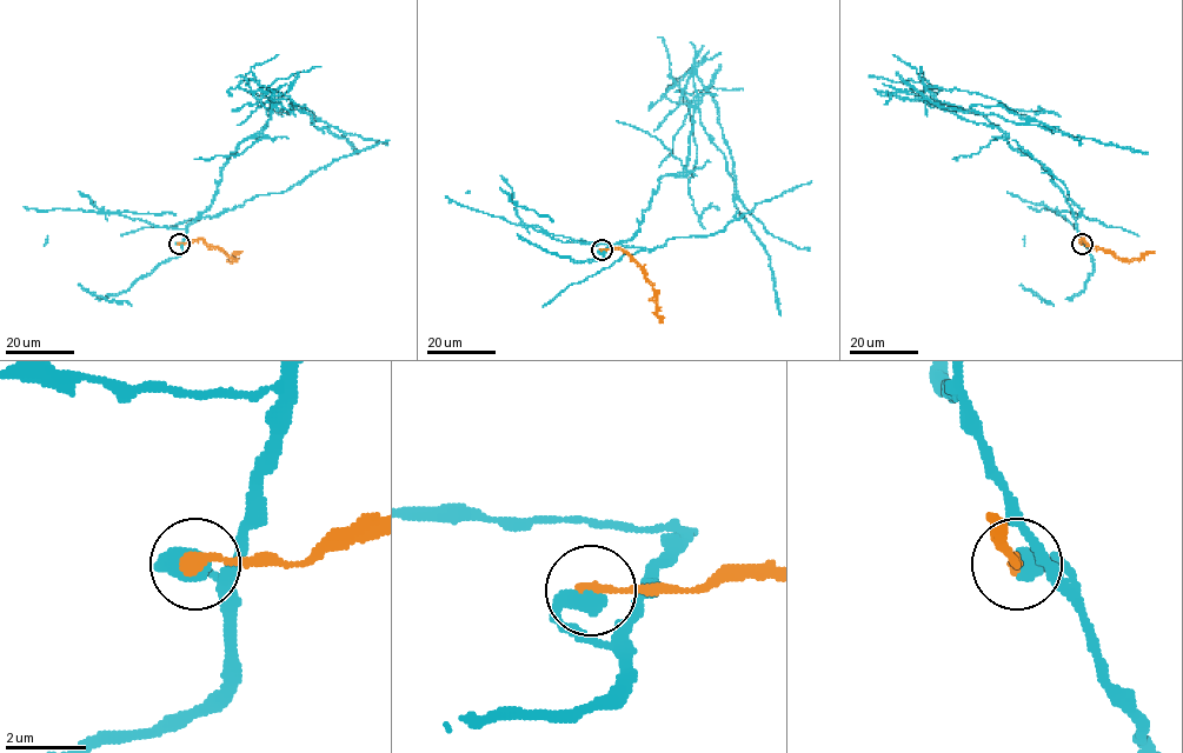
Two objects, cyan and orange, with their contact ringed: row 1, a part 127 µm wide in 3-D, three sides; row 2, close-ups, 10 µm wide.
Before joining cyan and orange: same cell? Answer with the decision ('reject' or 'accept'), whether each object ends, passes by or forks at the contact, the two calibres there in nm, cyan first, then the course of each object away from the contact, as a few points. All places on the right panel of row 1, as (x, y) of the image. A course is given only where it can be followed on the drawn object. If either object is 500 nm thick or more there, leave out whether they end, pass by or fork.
reject; 600 nm thick on the cyan side, 320 nm on the other; cyan runs (1081, 242), (1071, 206), (1052, 178), (1012, 150), (1001, 131), (904, 99), (1056, 127), (1148, 153); orange runs (1081, 242), (1081, 240), (1109, 251), (1118, 258), (1138, 259), (1155, 253)

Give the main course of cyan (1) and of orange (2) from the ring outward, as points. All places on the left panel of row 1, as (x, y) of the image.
1: (179, 242), (208, 206), (227, 159), (266, 127), (271, 99), (290, 99), (359, 153)
2: (179, 242), (200, 240), (232, 259), (239, 253)

